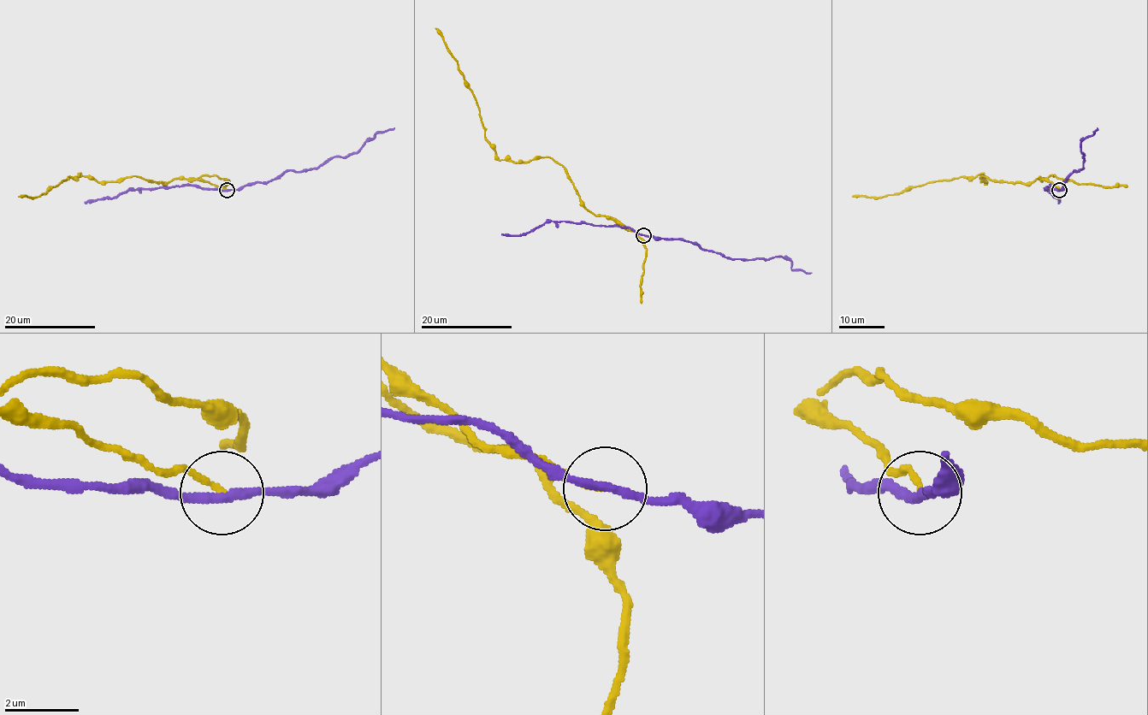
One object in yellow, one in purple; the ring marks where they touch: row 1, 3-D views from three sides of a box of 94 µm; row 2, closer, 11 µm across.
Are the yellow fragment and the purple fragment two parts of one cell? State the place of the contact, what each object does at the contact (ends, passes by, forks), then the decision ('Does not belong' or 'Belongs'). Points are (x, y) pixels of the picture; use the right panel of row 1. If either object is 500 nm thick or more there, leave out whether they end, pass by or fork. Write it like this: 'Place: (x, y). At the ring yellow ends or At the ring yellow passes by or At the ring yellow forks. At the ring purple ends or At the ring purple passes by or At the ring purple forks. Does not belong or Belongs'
Place: (1059, 190). At the ring yellow ends. At the ring purple passes by. Does not belong

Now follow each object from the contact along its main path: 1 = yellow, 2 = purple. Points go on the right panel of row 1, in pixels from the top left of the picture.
1: (1060, 190), (1039, 178), (1030, 184), (985, 176), (985, 181), (983, 176), (930, 181), (879, 197), (852, 197)
2: (1060, 190), (1074, 170), (1082, 168), (1081, 142), (1094, 135), (1097, 128)

